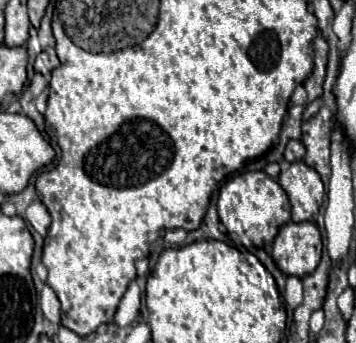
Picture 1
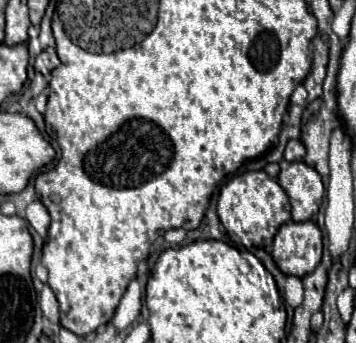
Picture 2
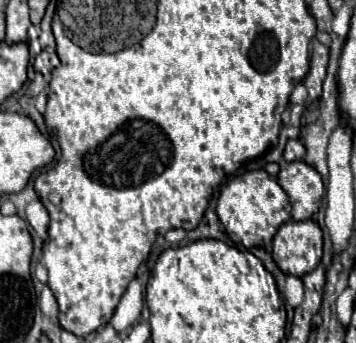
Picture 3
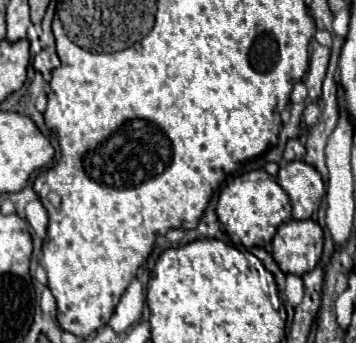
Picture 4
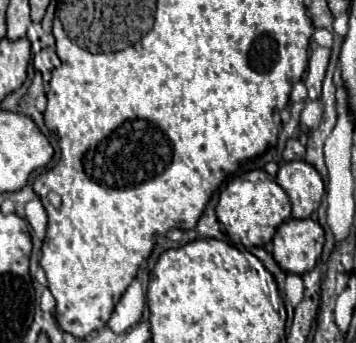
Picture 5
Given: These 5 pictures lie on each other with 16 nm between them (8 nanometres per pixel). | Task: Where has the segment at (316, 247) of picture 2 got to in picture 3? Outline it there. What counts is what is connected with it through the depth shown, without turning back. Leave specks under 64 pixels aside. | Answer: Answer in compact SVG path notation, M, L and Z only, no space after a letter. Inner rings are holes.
M314 220L286 222L274 236L272 258L284 274L304 276L322 258L322 230Z

